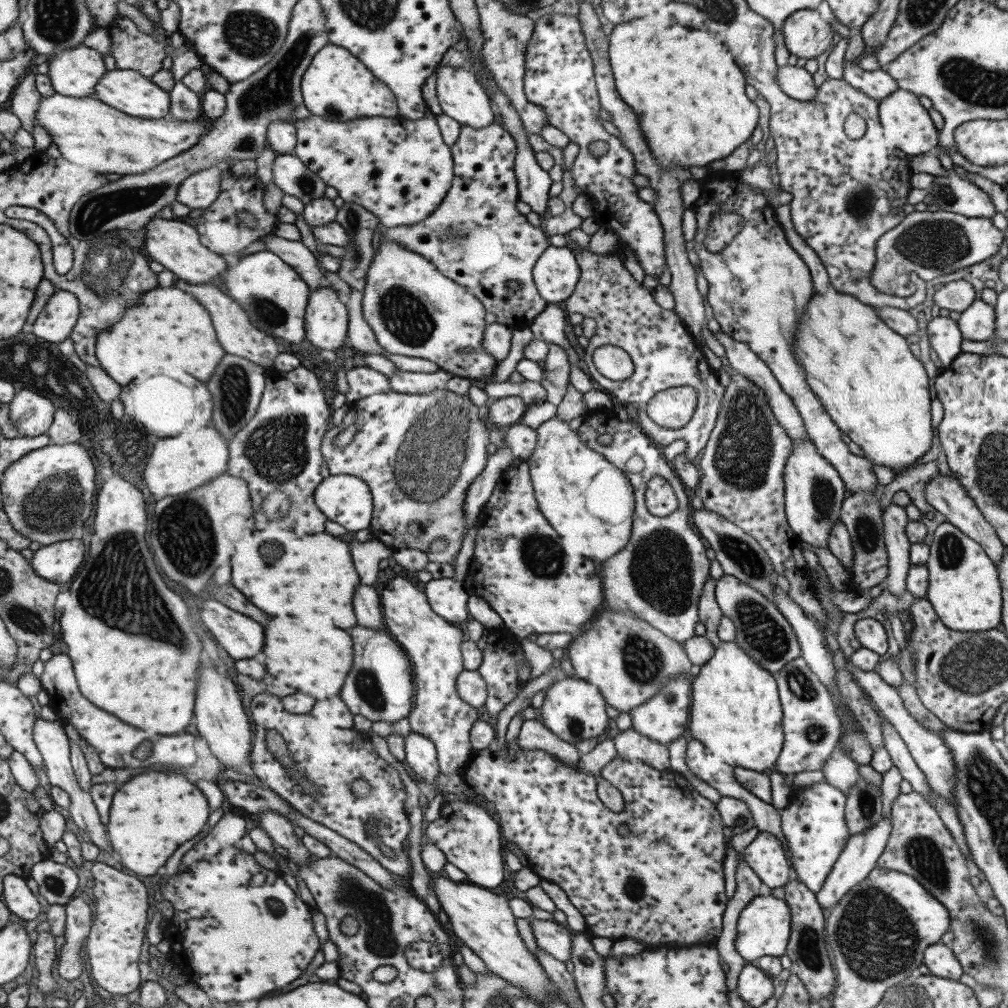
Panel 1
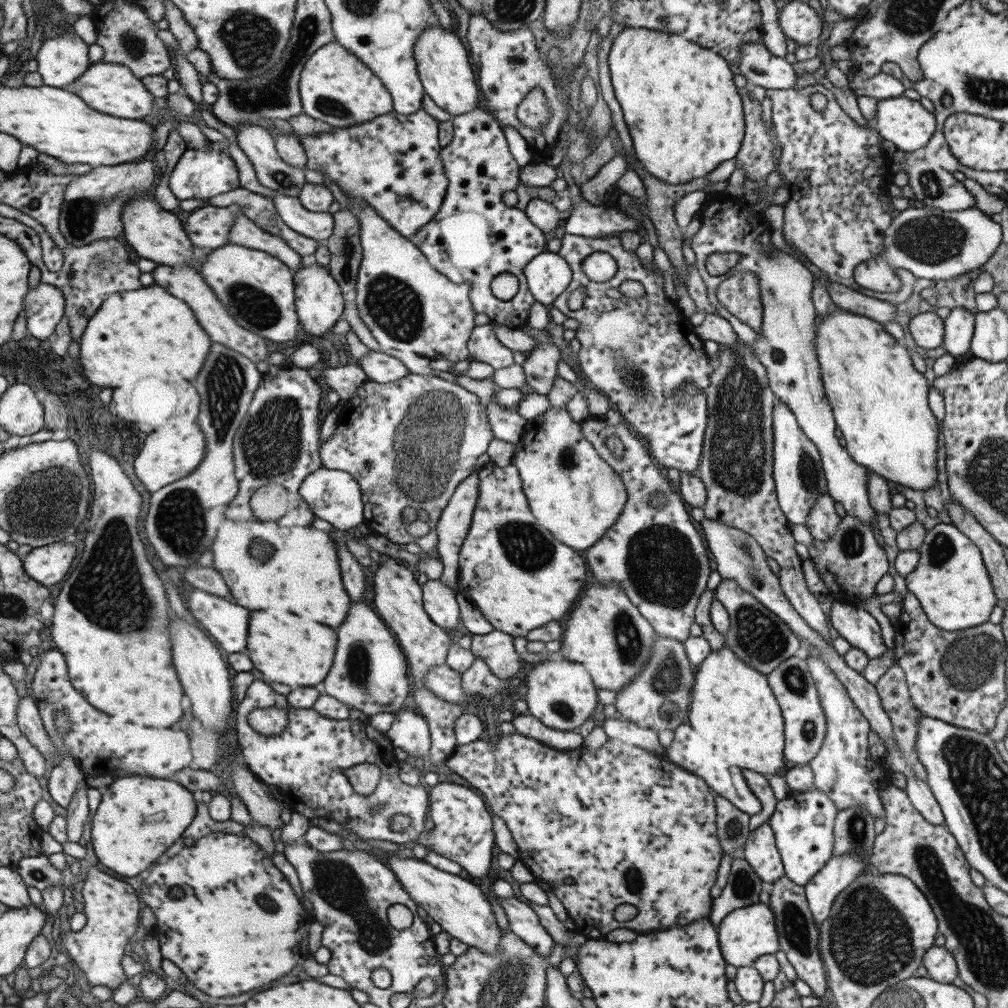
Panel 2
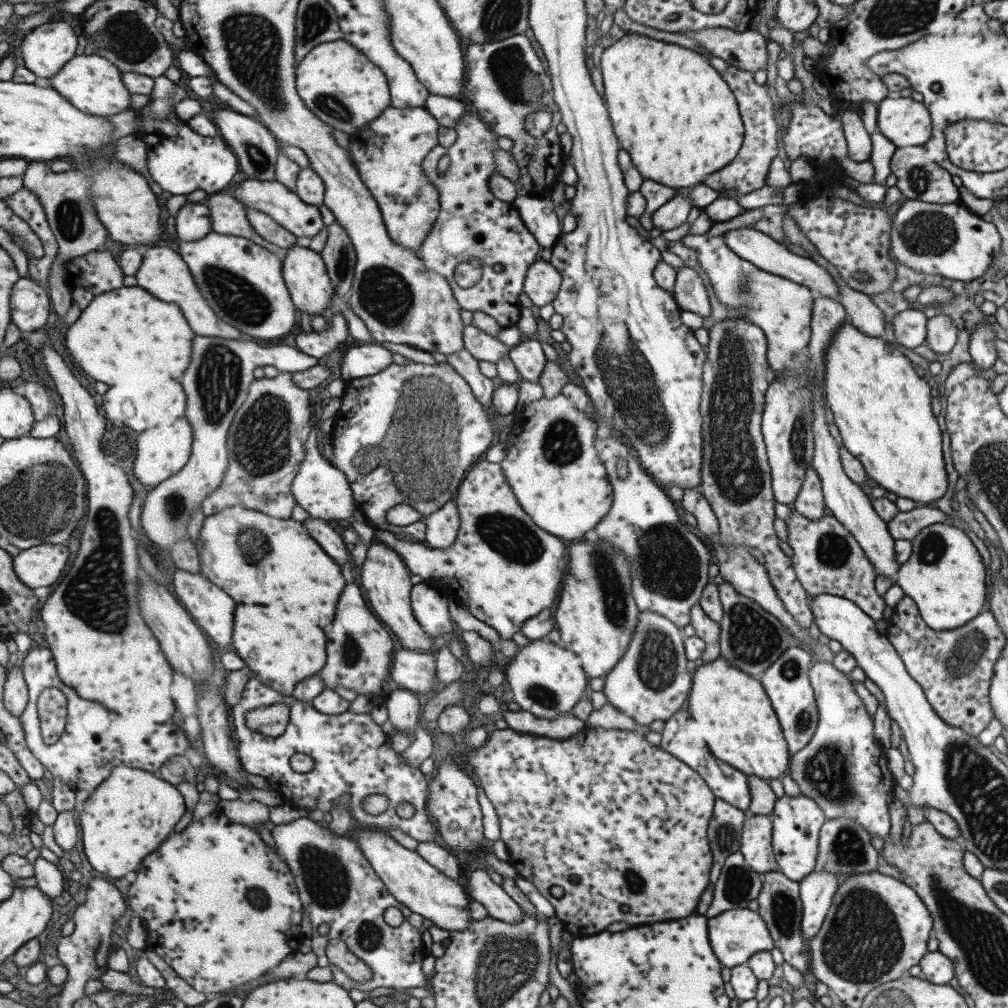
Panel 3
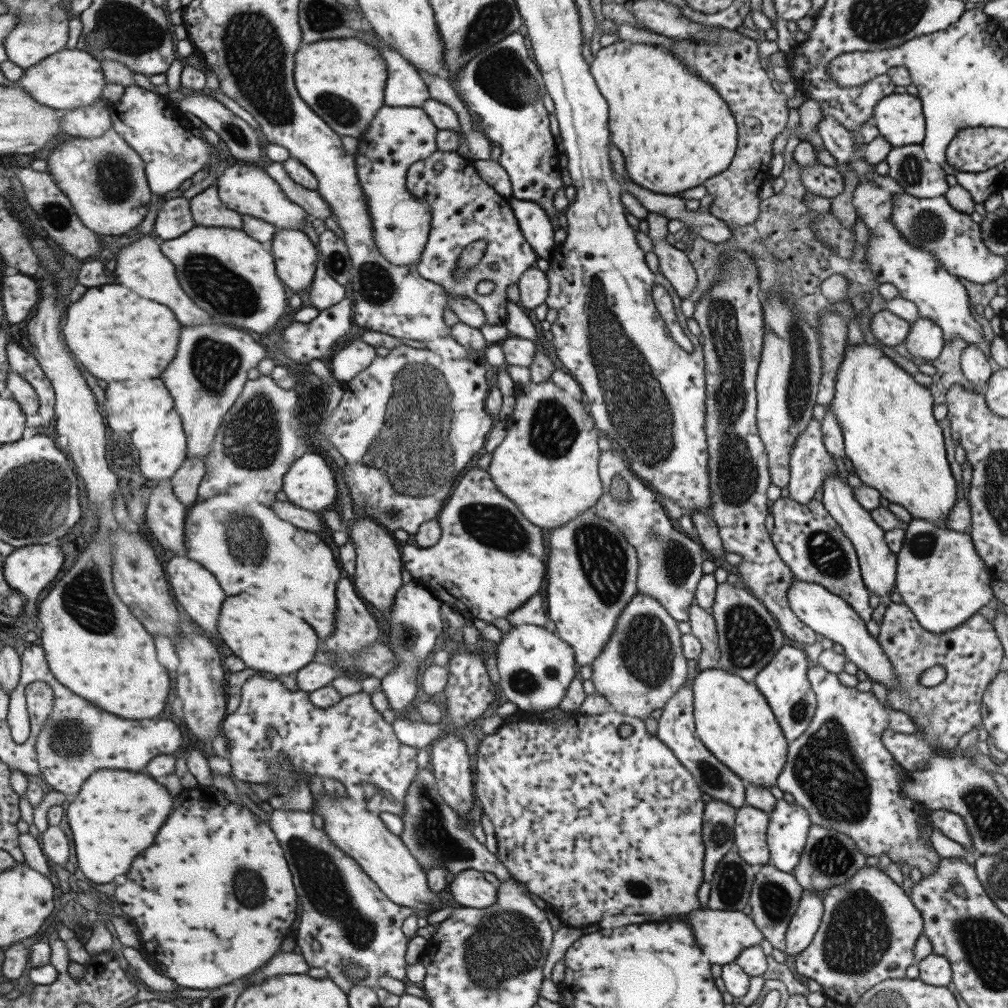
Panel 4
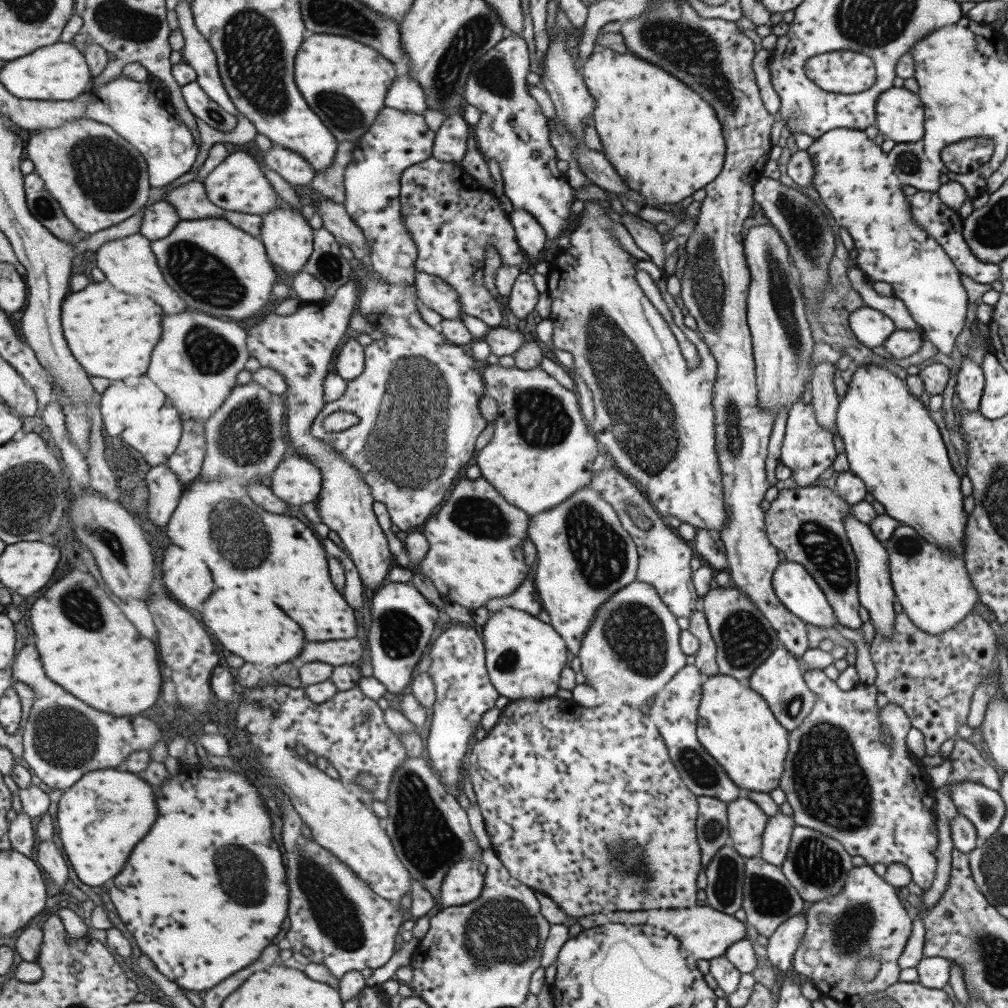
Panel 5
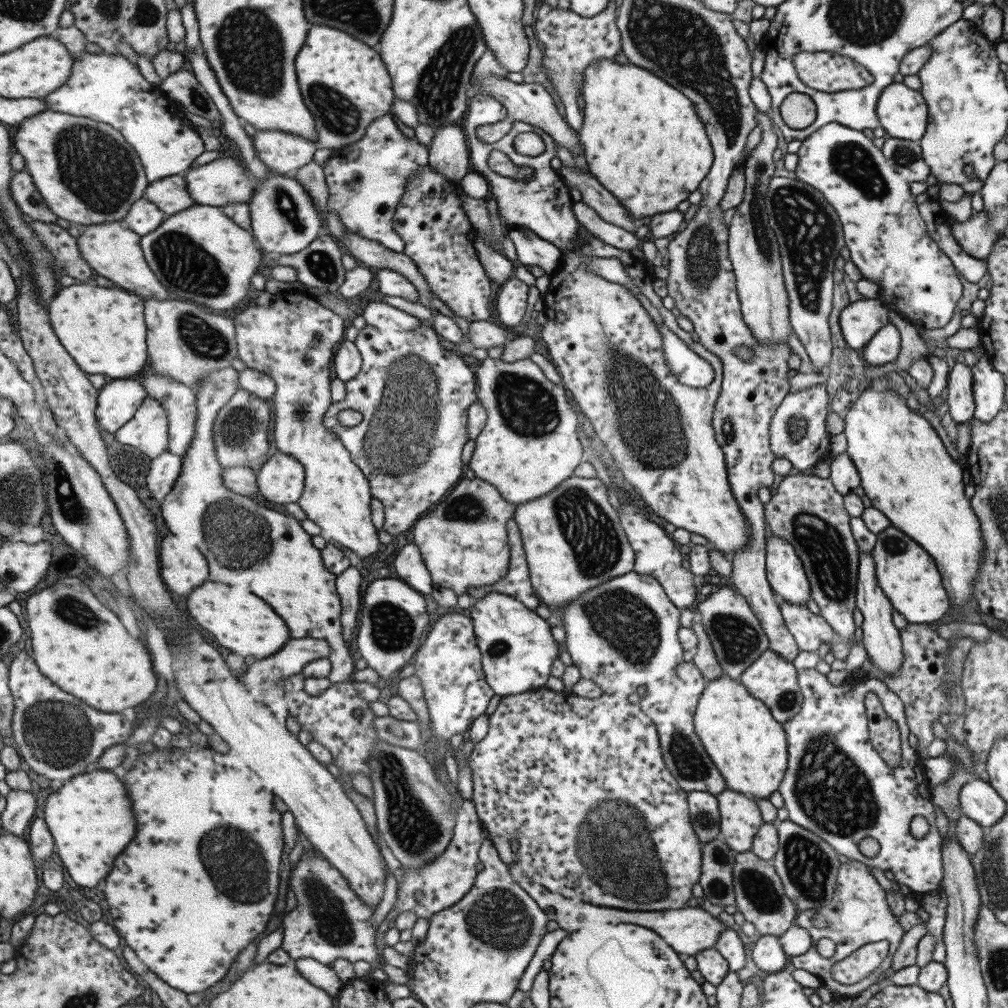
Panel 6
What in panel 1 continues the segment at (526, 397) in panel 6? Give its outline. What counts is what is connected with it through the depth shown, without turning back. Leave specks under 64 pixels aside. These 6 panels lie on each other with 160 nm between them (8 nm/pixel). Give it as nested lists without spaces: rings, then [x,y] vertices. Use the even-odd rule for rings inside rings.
[[[556,417],[539,424],[534,430],[537,442],[535,448],[525,461],[529,469],[531,486],[535,492],[535,503],[549,526],[561,538],[567,538],[575,544],[581,556],[593,559],[597,564],[618,553],[626,545],[630,535],[632,515],[634,512],[633,489],[627,478],[613,464],[609,464],[603,456],[585,448],[579,437],[564,420]]]

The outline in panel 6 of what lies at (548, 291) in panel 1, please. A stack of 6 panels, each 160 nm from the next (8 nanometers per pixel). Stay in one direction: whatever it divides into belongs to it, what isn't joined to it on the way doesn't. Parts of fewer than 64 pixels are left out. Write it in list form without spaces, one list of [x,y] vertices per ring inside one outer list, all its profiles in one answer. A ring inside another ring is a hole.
[[[515,276],[507,279],[499,288],[495,296],[495,314],[497,320],[509,329],[519,323],[525,312],[525,299],[528,286]]]

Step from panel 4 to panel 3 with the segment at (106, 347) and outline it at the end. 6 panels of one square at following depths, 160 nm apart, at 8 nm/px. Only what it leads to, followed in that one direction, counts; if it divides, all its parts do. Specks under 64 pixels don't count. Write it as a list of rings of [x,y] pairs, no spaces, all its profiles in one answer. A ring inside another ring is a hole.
[[[139,285],[123,287],[113,292],[96,296],[85,307],[85,312],[81,318],[69,328],[67,332],[67,348],[75,356],[77,364],[89,374],[94,380],[107,382],[109,386],[127,382],[135,376],[149,374],[149,372],[163,372],[171,378],[181,378],[183,372],[191,364],[193,356],[193,338],[195,332],[187,324],[183,310],[177,304],[167,304],[147,290],[143,290]]]

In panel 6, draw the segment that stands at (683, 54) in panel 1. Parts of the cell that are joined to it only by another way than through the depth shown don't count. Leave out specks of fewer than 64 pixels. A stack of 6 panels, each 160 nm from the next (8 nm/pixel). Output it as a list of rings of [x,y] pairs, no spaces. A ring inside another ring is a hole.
[[[596,58],[584,68],[580,94],[584,117],[577,133],[587,168],[597,182],[620,201],[628,216],[639,220],[660,212],[675,211],[679,202],[698,189],[711,166],[712,148],[693,104],[681,92],[631,63],[619,64],[613,59]]]

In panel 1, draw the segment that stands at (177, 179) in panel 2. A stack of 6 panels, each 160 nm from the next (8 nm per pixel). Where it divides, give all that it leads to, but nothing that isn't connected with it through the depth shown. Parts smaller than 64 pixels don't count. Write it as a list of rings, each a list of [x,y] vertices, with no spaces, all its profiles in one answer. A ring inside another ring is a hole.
[[[217,165],[196,172],[178,187],[177,201],[190,209],[207,210],[221,194],[223,175],[223,170]]]

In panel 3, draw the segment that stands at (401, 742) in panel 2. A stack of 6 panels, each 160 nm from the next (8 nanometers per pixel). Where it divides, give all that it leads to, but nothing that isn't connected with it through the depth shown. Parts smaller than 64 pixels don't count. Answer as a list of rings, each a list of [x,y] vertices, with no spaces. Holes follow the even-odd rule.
[[[407,689],[392,690],[384,705],[387,708],[388,720],[397,732],[413,736],[415,728],[420,726],[419,720],[419,702],[415,698],[413,691]]]

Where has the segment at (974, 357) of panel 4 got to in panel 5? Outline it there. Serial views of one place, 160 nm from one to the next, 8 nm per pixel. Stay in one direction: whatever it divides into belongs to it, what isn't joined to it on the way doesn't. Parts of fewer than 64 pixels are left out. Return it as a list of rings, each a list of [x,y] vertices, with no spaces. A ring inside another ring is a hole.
[[[962,357],[956,373],[954,390],[964,410],[978,410],[979,398],[983,392],[984,376],[979,364],[970,358]]]

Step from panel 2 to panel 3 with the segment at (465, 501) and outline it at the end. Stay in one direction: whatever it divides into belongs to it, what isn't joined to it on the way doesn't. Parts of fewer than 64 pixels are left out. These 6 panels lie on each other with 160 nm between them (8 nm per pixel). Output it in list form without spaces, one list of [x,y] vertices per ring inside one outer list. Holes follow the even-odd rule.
[[[455,498],[445,502],[436,512],[427,517],[423,544],[431,548],[447,548],[453,544],[459,524]]]

